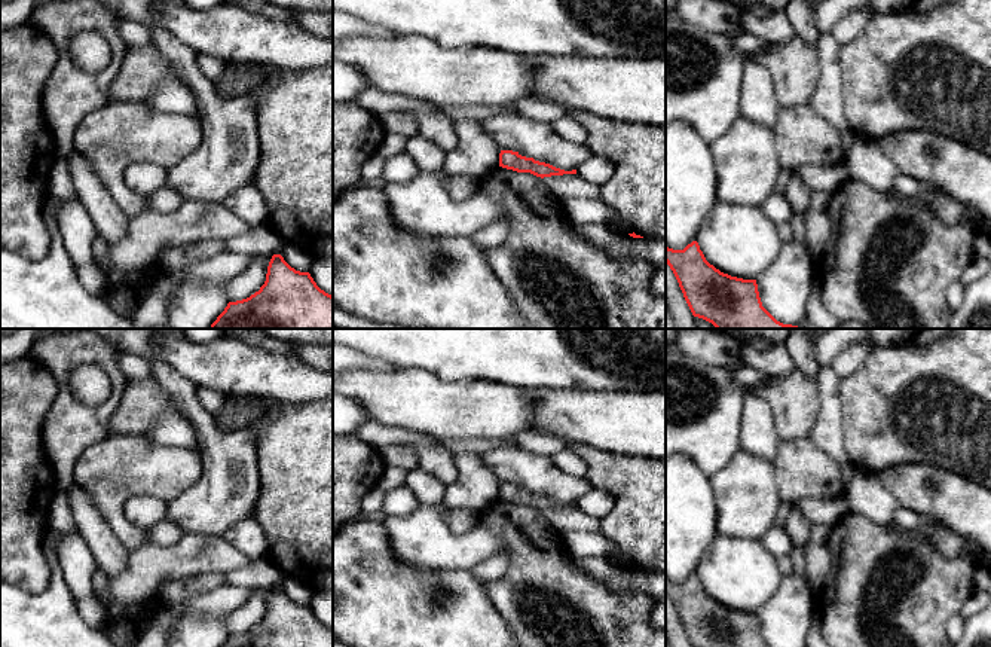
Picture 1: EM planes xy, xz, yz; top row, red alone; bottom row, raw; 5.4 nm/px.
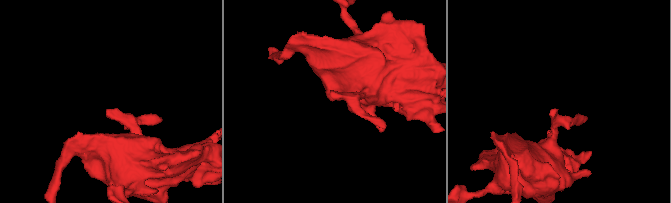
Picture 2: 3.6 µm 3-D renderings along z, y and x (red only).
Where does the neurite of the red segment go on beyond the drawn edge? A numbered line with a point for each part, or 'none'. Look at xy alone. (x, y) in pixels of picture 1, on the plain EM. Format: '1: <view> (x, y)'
none

